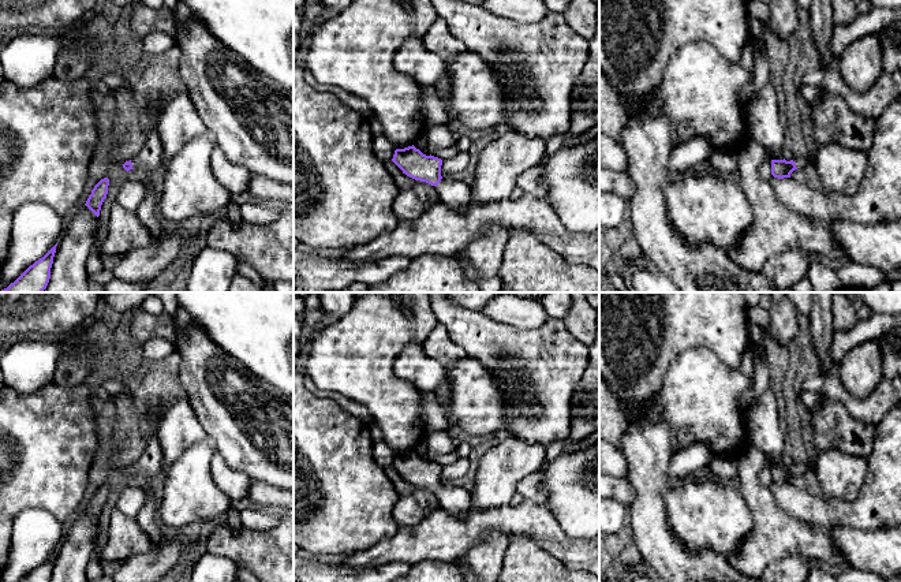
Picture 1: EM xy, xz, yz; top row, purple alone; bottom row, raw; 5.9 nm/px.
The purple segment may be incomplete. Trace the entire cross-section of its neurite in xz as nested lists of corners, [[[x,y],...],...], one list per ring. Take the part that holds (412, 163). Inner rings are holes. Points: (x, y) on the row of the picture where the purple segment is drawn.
[[[412,145],[396,149],[392,161],[407,176],[434,186],[438,193],[438,201],[453,210],[466,213],[474,204],[471,186],[452,178],[441,176],[441,158],[431,154],[426,156]]]

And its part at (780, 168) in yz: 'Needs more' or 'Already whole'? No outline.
Needs more

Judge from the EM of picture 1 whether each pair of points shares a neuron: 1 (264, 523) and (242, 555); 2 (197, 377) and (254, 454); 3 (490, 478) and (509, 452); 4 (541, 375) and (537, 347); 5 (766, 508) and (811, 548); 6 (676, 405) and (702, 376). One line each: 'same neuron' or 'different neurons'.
1: different neurons
2: same neuron
3: same neuron
4: same neuron
5: same neuron
6: same neuron

